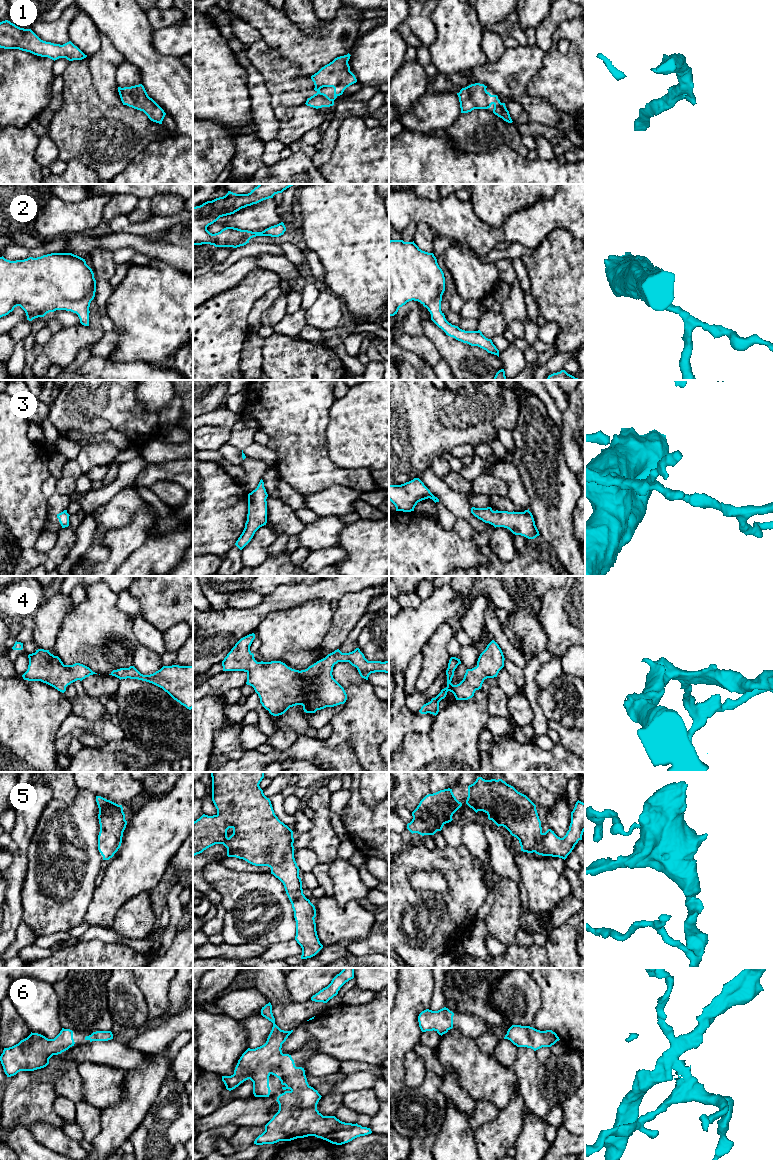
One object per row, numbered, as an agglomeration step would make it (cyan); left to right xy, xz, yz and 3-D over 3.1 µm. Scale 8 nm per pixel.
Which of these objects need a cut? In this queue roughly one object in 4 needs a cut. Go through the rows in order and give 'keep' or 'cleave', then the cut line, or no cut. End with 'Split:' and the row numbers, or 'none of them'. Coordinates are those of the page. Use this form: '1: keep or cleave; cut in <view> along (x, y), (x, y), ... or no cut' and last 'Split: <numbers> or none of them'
1: keep; no cut
2: keep; no cut
3: keep; no cut
4: keep; no cut
5: keep; no cut
6: keep; no cut
Split: none of them

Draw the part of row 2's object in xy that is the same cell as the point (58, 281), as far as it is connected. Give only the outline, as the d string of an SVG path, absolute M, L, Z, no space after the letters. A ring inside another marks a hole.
M51 253L41 257L10 261L0 257L0 318L20 306L27 320L49 312L66 310L76 313L80 323L89 326L89 307L95 297L96 280L85 259L72 253Z

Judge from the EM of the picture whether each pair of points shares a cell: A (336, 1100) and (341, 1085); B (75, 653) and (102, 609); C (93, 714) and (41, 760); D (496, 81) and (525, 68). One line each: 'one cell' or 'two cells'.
A: two cells
B: one cell
C: two cells
D: one cell

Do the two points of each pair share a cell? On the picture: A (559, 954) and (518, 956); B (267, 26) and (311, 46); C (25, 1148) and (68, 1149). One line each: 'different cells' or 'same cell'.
A: different cells
B: same cell
C: different cells

